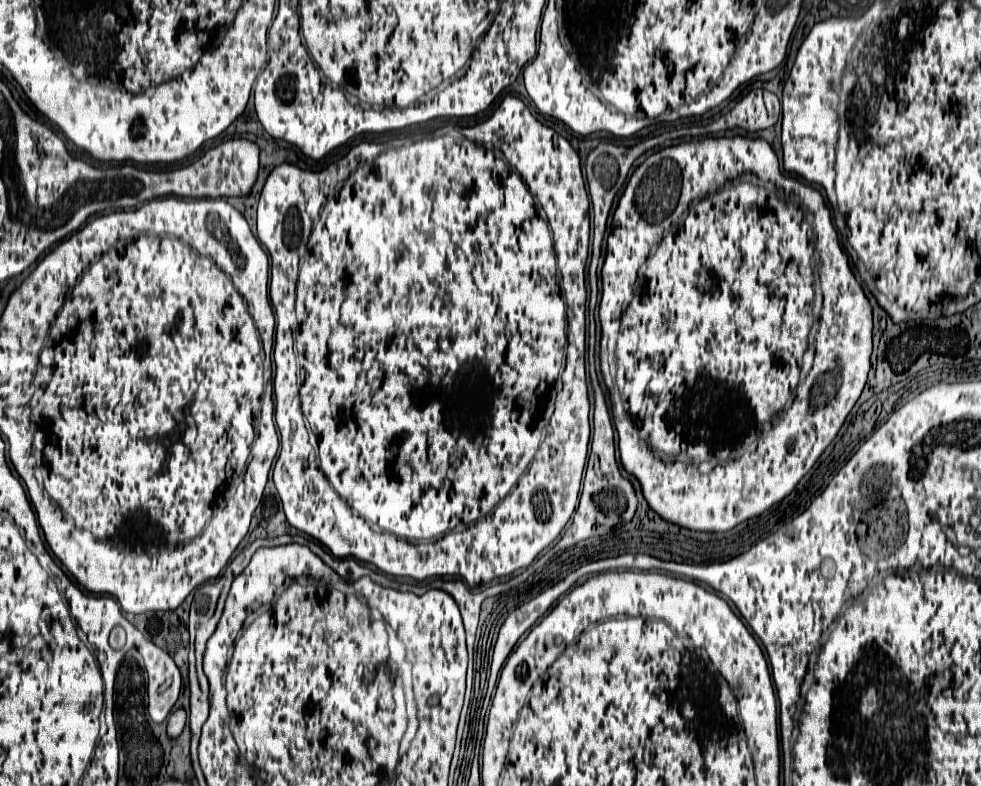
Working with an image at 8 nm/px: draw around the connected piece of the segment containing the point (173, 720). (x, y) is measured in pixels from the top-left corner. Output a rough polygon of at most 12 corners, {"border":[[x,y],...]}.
{"border":[[182,709],[168,719],[168,737],[176,739],[186,723]]}

